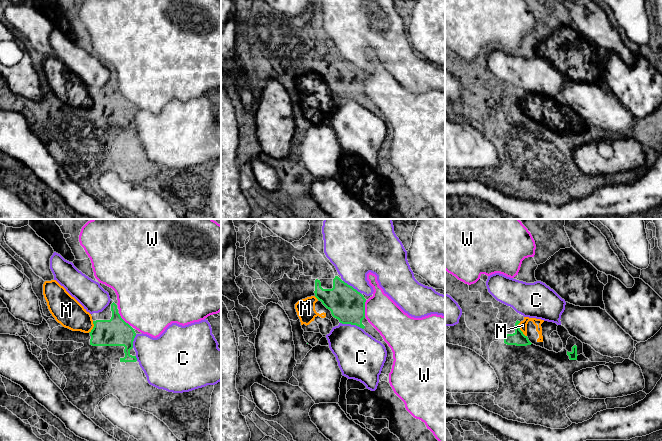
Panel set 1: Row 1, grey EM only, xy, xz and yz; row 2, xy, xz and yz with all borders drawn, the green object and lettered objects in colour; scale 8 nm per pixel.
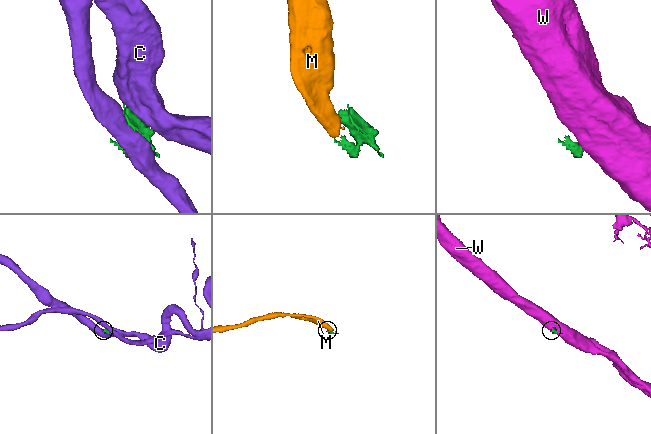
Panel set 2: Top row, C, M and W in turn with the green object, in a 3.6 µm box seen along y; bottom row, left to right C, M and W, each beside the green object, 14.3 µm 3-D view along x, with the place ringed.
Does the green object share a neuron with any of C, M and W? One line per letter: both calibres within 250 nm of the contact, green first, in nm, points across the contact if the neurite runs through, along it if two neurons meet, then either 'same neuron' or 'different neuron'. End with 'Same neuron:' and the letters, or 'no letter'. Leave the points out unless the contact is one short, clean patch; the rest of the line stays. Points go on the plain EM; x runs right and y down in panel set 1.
C: calibres 280 and 360 nm; different neuron
M: calibres 110 and 70 nm; way yz (518, 114), (519, 105), (522, 101); same neuron
W: calibres 280 and 260 nm; different neuron
Same neuron: M

